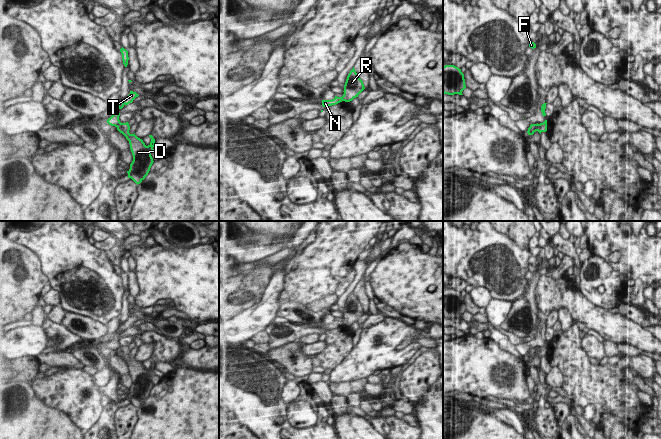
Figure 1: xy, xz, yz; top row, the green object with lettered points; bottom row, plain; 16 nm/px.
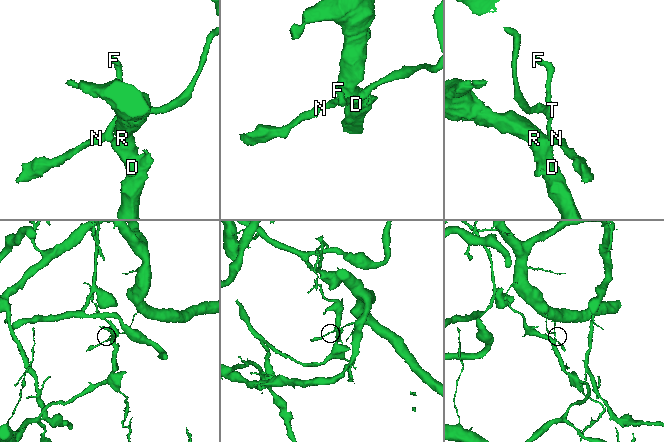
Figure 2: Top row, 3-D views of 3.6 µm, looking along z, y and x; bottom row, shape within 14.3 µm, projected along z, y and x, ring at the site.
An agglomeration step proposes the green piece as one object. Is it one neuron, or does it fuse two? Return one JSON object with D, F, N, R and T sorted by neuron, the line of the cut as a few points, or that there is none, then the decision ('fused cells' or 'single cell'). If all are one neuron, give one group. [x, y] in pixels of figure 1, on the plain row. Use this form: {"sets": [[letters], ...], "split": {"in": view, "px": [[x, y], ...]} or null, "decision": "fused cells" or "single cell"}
{"sets": [["D", "R"], ["F", "N", "T"]], "split": {"in": "xy", "px": [[120, 346], [116, 350]]}, "decision": "fused cells"}

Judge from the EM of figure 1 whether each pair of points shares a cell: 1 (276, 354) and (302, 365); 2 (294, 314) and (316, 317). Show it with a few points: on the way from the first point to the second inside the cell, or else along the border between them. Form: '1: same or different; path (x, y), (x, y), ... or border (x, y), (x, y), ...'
1: same; path (282, 355), (296, 365)
2: same; path (299, 316), (307, 323), (311, 322)

